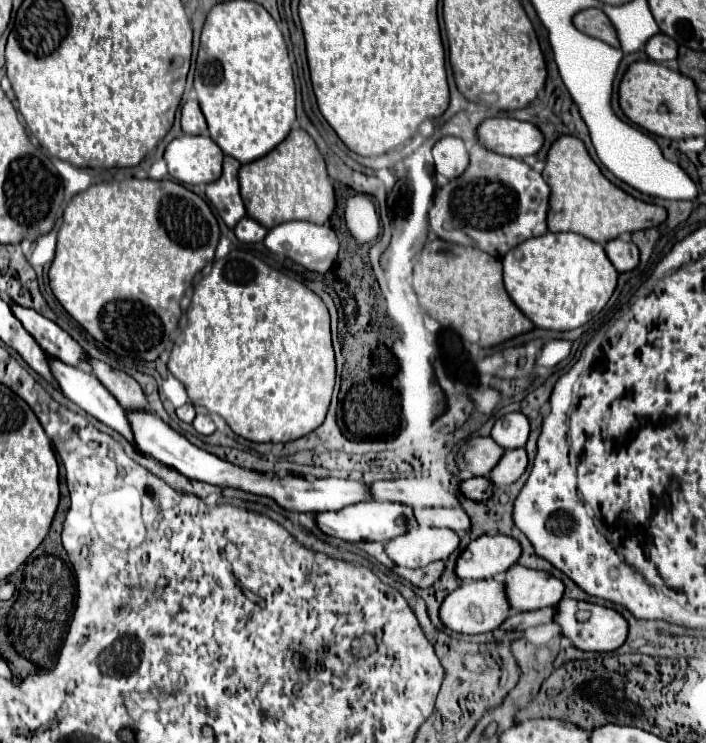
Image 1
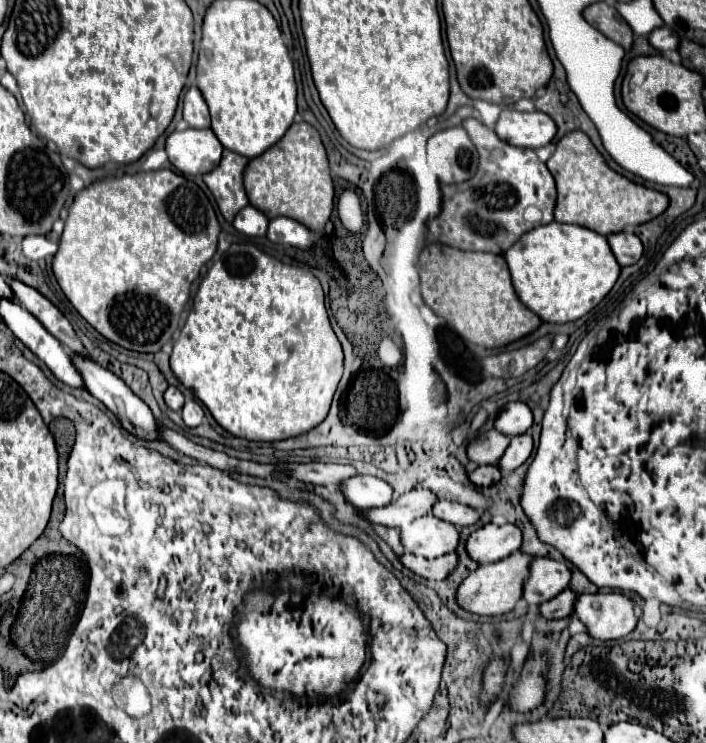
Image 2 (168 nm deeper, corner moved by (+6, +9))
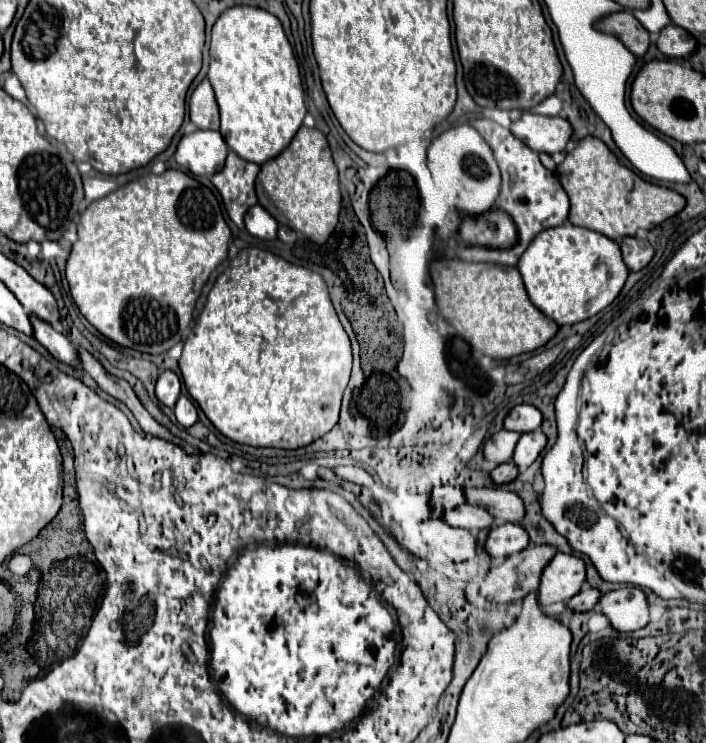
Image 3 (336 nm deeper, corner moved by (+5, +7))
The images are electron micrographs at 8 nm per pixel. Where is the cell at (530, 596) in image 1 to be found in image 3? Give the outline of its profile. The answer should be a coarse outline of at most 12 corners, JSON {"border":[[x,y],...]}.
{"border":[[557,552],[539,586],[539,604],[571,600],[585,582],[585,562]]}

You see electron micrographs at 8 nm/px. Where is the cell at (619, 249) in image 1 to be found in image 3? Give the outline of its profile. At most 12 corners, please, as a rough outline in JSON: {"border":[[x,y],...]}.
{"border":[[623,238],[619,246],[631,272],[643,270],[655,254],[647,240]]}

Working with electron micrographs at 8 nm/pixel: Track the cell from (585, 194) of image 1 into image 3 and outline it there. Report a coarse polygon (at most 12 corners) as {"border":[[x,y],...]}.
{"border":[[599,138],[557,166],[569,222],[611,240],[687,204],[645,182]]}

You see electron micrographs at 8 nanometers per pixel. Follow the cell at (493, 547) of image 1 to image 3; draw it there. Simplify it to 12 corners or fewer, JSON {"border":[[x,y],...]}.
{"border":[[507,522],[489,532],[485,550],[507,558],[529,546],[527,530]]}

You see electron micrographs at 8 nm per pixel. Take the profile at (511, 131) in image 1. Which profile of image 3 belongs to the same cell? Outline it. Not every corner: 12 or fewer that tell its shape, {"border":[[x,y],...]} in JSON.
{"border":[[527,110],[511,132],[531,150],[565,150],[573,128]]}

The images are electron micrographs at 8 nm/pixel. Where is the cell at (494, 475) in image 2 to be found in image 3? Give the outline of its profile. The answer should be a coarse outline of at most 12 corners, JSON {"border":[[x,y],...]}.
{"border":[[513,462],[501,464],[489,472],[495,484],[509,484],[519,470]]}

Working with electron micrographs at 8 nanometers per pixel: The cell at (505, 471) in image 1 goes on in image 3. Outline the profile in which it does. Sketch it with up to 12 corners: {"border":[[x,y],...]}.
{"border":[[541,428],[521,434],[513,454],[527,470],[547,446]]}

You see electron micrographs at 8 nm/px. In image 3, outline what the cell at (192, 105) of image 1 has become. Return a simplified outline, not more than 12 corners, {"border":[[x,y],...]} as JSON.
{"border":[[207,78],[191,94],[189,116],[219,130],[219,106]]}

